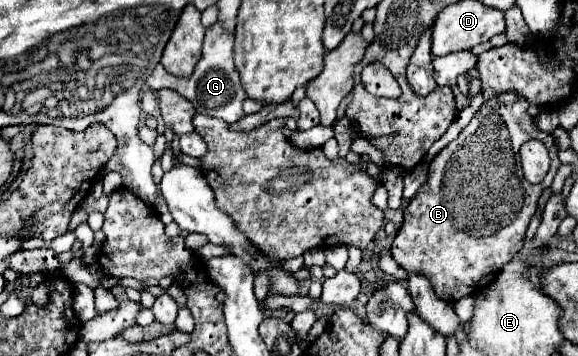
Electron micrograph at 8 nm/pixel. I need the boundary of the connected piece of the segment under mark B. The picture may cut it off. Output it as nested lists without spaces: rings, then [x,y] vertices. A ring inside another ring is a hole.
[[[503,93],[491,101],[485,101],[477,115],[471,119],[471,123],[459,133],[459,137],[435,155],[429,165],[427,181],[405,209],[403,225],[391,245],[393,259],[407,273],[423,273],[433,283],[435,295],[447,303],[479,293],[491,283],[491,279],[495,279],[495,275],[509,261],[509,257],[513,257],[523,247],[525,231],[531,215],[537,209],[537,201],[541,193],[553,183],[557,167],[561,165],[553,135],[541,133],[535,127],[533,119],[527,115],[527,107],[529,103],[515,93]],[[529,139],[545,143],[551,157],[551,169],[545,177],[545,183],[539,185],[529,183],[521,171],[519,149]]]

